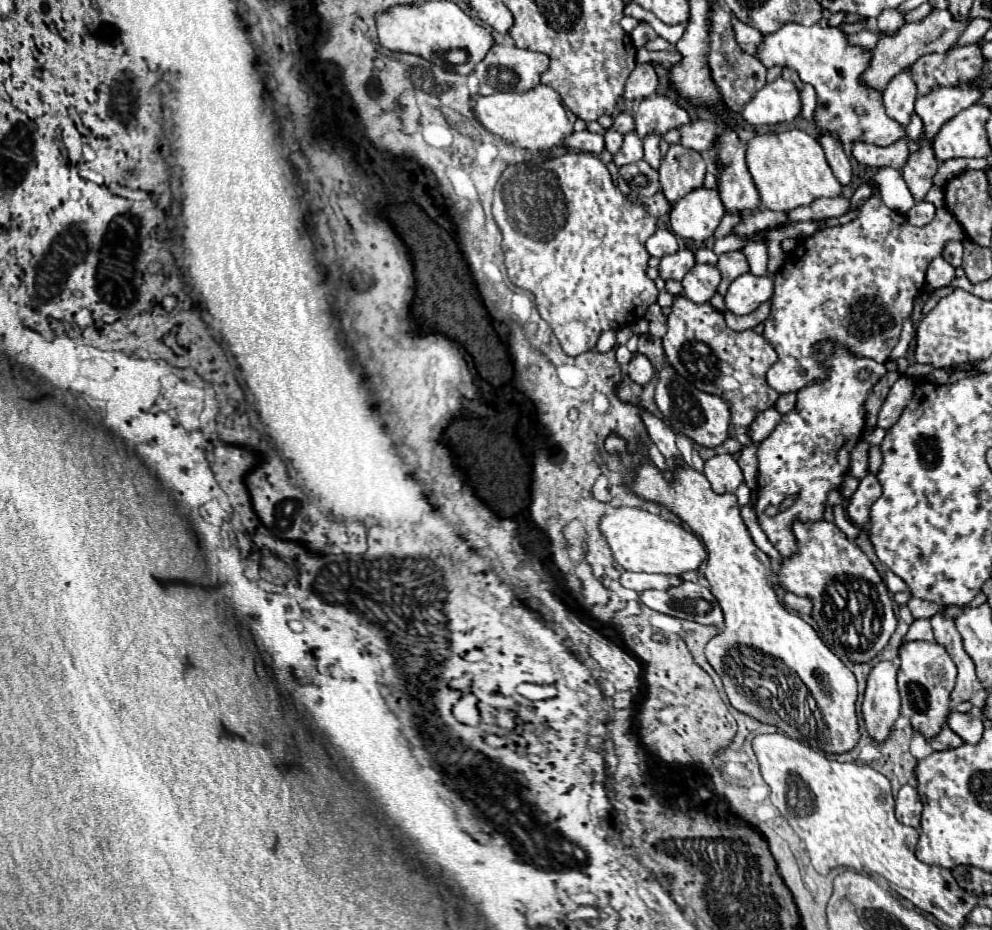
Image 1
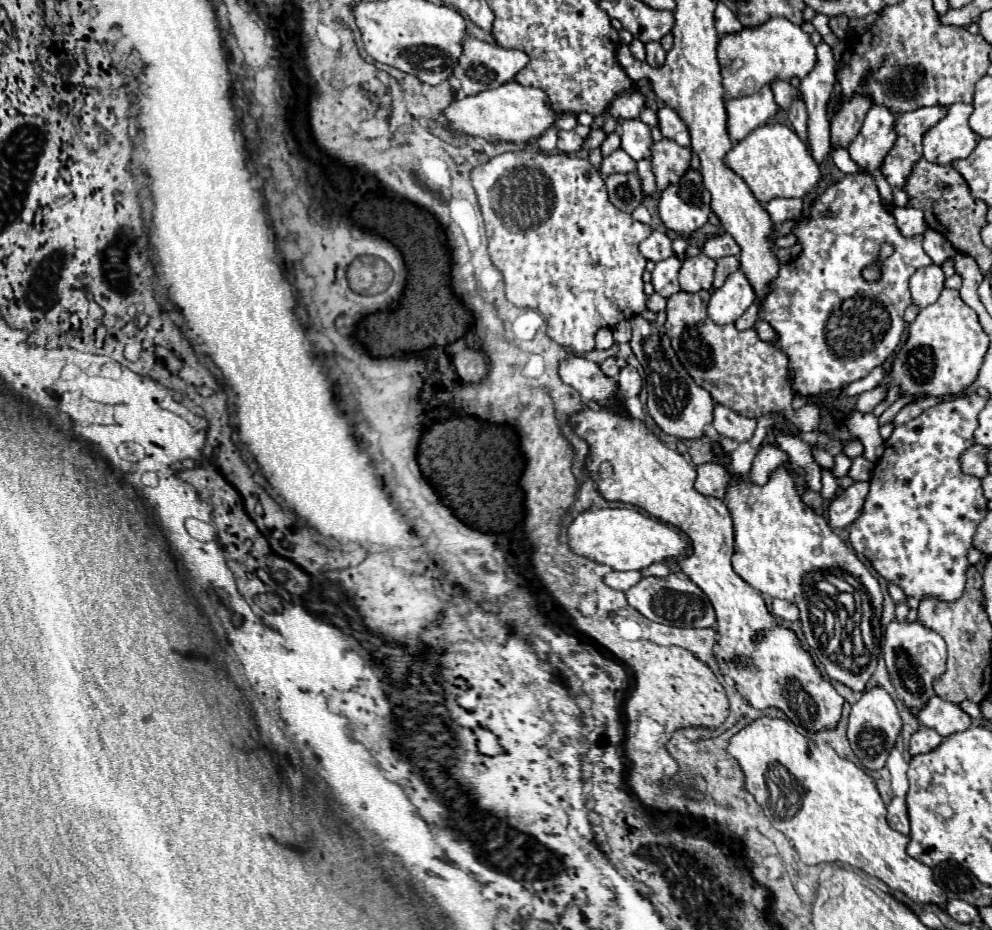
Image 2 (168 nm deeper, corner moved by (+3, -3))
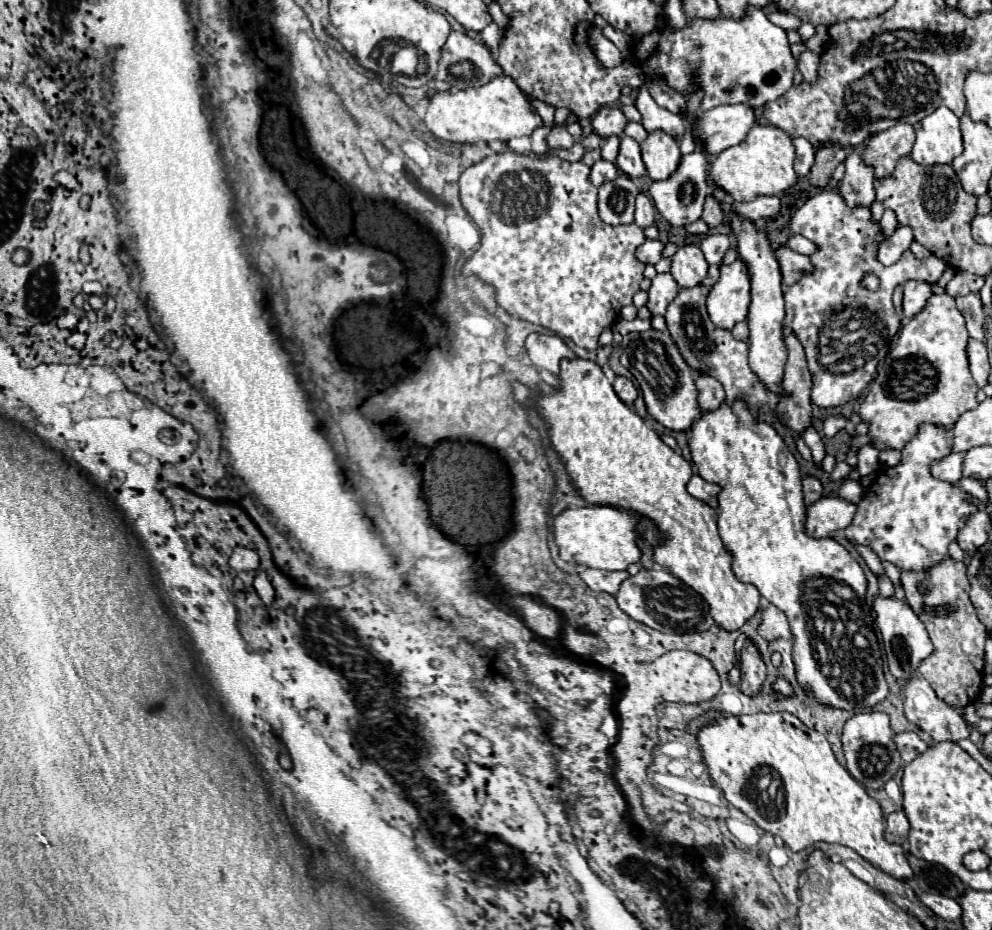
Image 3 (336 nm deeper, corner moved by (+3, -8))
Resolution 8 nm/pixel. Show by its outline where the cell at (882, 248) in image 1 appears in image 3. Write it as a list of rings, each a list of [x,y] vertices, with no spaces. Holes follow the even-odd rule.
[[[824,189],[818,195],[810,197],[794,213],[790,221],[790,229],[792,233],[798,233],[810,239],[812,243],[816,243],[816,251],[810,255],[814,265],[812,275],[804,275],[804,279],[796,281],[784,293],[786,317],[782,325],[796,333],[796,337],[800,339],[806,351],[808,369],[812,373],[812,403],[816,403],[818,407],[838,407],[862,395],[866,385],[874,379],[878,363],[884,361],[890,351],[890,343],[900,329],[900,315],[892,305],[894,289],[906,283],[908,279],[926,281],[930,284],[937,283],[946,269],[946,263],[934,255],[928,259],[918,259],[914,257],[912,251],[906,251],[898,263],[884,267],[876,259],[876,251],[882,245],[880,223],[872,219],[870,207],[864,207],[864,205],[848,207],[846,199],[840,195],[840,189]],[[868,271],[876,271],[876,275],[880,277],[880,289],[874,293],[860,287],[860,279]]]

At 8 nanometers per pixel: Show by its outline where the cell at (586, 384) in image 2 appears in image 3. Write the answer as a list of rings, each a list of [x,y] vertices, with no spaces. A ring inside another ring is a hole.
[[[532,333],[526,339],[526,353],[538,369],[546,369],[552,375],[560,375],[560,363],[564,359],[576,359],[570,347],[556,335]]]

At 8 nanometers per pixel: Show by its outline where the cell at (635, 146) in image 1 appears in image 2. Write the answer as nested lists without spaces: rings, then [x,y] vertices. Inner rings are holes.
[[[616,150],[610,156],[604,156],[602,164],[600,164],[600,174],[602,176],[610,176],[610,174],[626,174],[636,170],[636,162],[632,162],[632,158],[628,158],[628,154],[624,154],[624,150]]]

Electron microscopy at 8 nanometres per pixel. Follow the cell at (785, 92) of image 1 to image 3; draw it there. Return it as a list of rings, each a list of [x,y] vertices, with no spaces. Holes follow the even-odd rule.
[[[744,103],[714,107],[712,111],[704,111],[698,119],[696,145],[698,149],[704,147],[706,155],[718,155],[732,145],[740,145],[754,123],[754,109]]]

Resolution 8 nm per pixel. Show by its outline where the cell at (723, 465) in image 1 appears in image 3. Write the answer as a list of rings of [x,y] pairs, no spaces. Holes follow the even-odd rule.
[[[694,475],[690,481],[688,481],[688,493],[704,503],[708,503],[710,507],[718,507],[718,493],[720,493],[720,487],[716,483],[708,483],[704,481],[700,475]]]

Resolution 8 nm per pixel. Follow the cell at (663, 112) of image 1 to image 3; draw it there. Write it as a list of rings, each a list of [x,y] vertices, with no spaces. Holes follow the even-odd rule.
[[[624,135],[622,143],[620,143],[620,153],[618,153],[616,165],[628,177],[642,177],[646,173],[646,167],[642,161],[642,155],[640,155],[640,143],[636,143],[632,137]]]

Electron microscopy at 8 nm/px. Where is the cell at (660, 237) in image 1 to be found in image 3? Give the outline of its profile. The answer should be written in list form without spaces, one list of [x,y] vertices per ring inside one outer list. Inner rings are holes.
[[[646,239],[638,249],[636,249],[636,257],[642,263],[652,263],[656,265],[662,259],[662,251],[664,251],[664,243],[660,239]]]

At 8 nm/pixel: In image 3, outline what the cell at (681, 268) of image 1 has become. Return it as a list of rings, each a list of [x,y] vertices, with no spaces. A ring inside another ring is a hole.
[[[660,273],[652,279],[652,287],[648,289],[648,309],[652,315],[664,315],[668,303],[678,295],[680,287],[670,273]]]

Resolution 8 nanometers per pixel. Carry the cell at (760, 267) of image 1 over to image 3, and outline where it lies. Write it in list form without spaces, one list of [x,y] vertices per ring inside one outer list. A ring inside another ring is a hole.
[[[708,235],[700,243],[700,249],[702,249],[706,261],[710,265],[716,265],[716,263],[722,261],[724,253],[730,249],[730,237],[728,235]]]

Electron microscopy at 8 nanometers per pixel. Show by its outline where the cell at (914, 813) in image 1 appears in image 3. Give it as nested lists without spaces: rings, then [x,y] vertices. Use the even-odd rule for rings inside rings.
[[[894,811],[886,817],[886,833],[884,837],[892,843],[898,843],[898,845],[906,845],[908,841],[908,831],[910,831],[910,823],[904,815],[904,811]]]

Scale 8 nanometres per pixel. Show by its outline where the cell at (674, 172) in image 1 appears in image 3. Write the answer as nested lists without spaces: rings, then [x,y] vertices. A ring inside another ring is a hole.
[[[654,131],[642,143],[642,159],[652,181],[668,179],[680,165],[682,153],[674,137],[664,131]]]

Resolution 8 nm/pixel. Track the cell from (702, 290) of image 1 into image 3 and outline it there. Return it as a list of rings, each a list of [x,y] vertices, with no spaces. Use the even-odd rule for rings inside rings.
[[[686,245],[676,251],[670,267],[672,277],[680,287],[696,287],[708,275],[708,263],[698,245]]]

